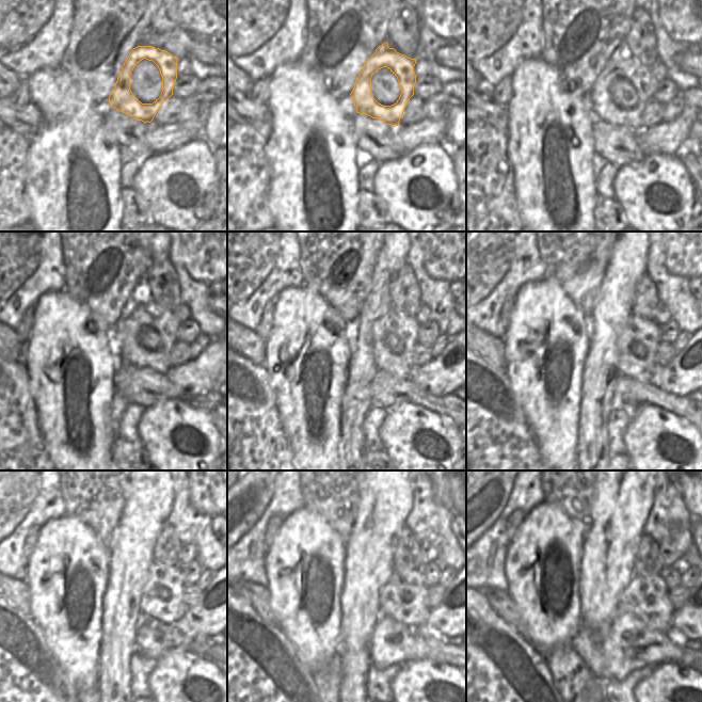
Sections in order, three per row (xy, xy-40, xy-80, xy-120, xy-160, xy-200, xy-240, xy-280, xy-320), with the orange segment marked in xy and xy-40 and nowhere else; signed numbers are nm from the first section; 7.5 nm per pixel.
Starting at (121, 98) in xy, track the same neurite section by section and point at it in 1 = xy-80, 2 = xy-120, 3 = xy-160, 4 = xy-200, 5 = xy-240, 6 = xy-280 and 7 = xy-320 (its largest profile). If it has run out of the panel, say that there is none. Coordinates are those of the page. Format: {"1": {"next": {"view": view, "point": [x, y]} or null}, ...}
{"1": {"next": {"view": "xy-80", "point": [622, 64]}}, "2": {"next": {"view": "xy-120", "point": [140, 309]}}, "3": {"next": {"view": "xy-160", "point": [397, 361]}}, "4": {"next": {"view": "xy-200", "point": [637, 344]}}, "5": {"next": {"view": "xy-240", "point": [162, 599]}}, "6": {"next": {"view": "xy-280", "point": [403, 597]}}, "7": {"next": {"view": "xy-320", "point": [645, 597]}}}

